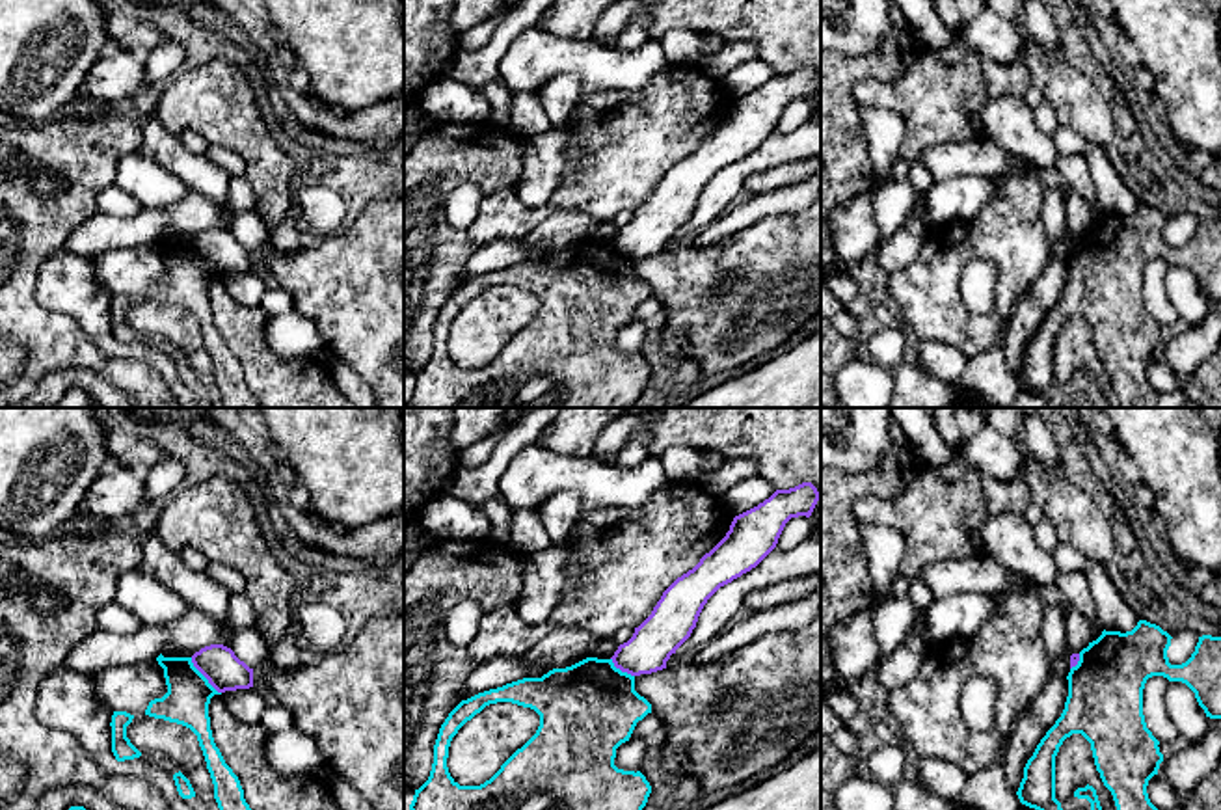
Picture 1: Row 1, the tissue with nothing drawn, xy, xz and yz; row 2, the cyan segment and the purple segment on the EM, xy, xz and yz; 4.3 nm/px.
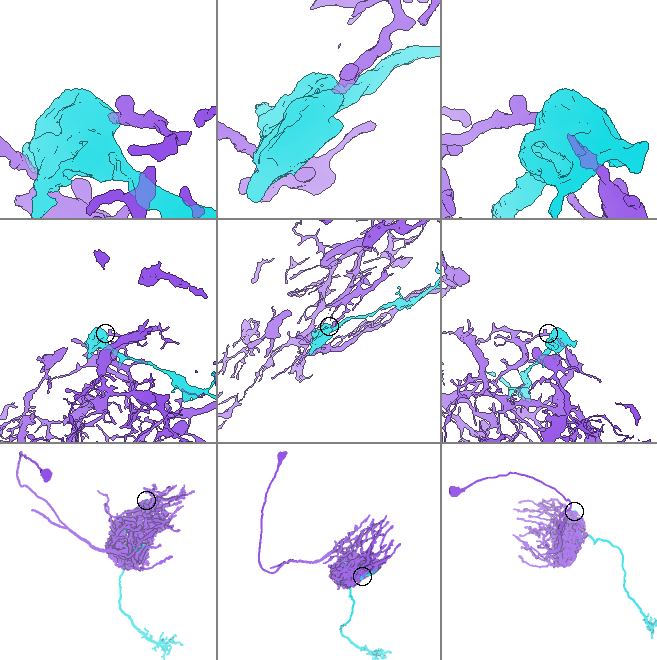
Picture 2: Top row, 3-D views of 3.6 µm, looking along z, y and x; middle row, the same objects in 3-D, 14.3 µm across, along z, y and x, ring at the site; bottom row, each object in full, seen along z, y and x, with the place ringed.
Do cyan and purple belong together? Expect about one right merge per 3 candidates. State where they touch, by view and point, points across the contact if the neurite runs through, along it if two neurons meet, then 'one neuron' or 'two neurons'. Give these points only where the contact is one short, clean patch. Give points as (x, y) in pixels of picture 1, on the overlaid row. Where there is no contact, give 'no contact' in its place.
xy (203, 676) | two neurons

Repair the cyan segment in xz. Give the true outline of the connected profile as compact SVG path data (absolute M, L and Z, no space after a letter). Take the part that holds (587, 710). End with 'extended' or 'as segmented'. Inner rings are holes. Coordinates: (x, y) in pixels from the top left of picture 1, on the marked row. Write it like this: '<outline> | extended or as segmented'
M597 657L478 693L462 700L441 724L430 776L415 790L409 810L642 810L651 793L650 782L640 771L618 769L614 758L648 713L651 704L635 691L635 676L616 668L612 659ZM497 702L534 709L540 726L490 780L460 786L447 767L450 741L467 721Z | as segmented

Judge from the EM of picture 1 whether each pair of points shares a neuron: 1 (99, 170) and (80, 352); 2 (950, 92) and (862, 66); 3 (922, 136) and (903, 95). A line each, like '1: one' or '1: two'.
1: one
2: two
3: one

